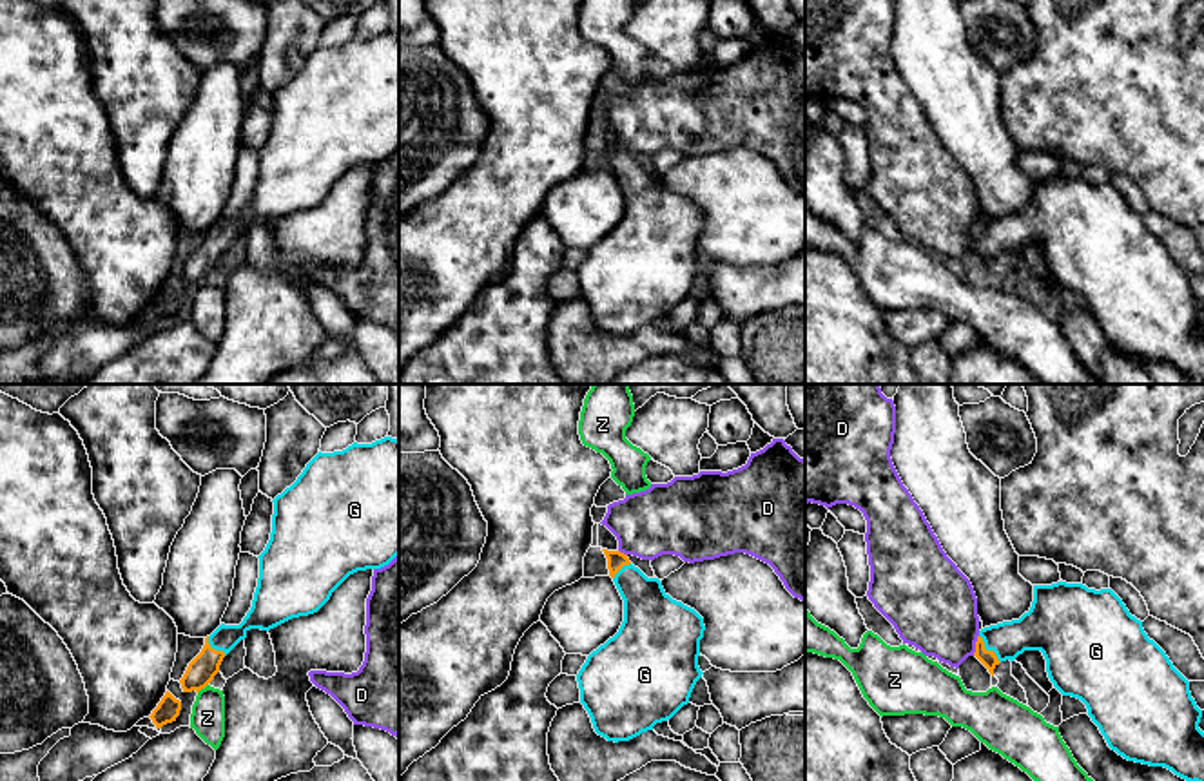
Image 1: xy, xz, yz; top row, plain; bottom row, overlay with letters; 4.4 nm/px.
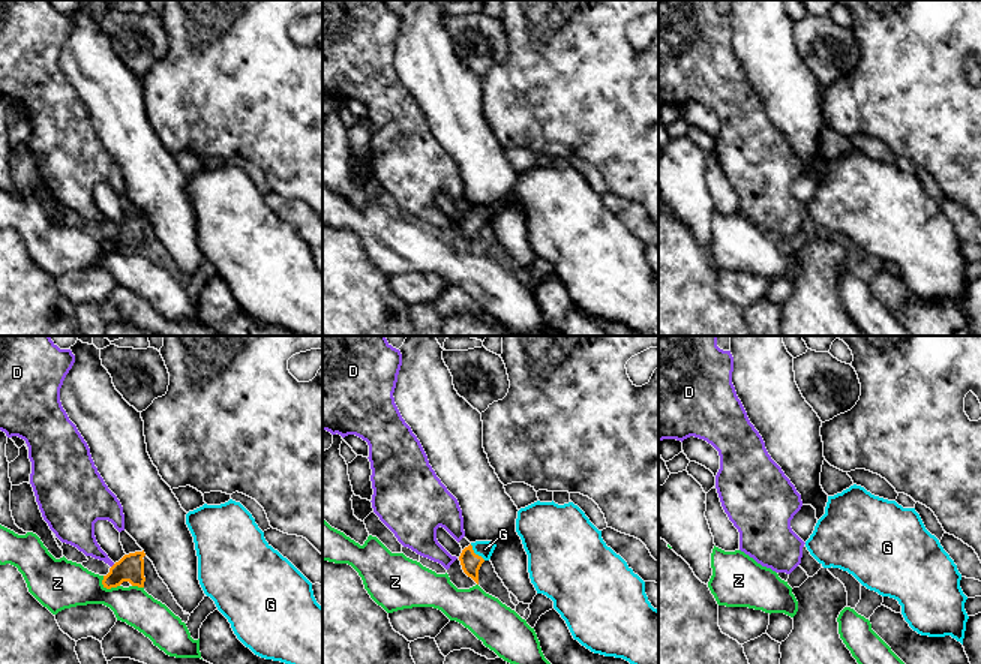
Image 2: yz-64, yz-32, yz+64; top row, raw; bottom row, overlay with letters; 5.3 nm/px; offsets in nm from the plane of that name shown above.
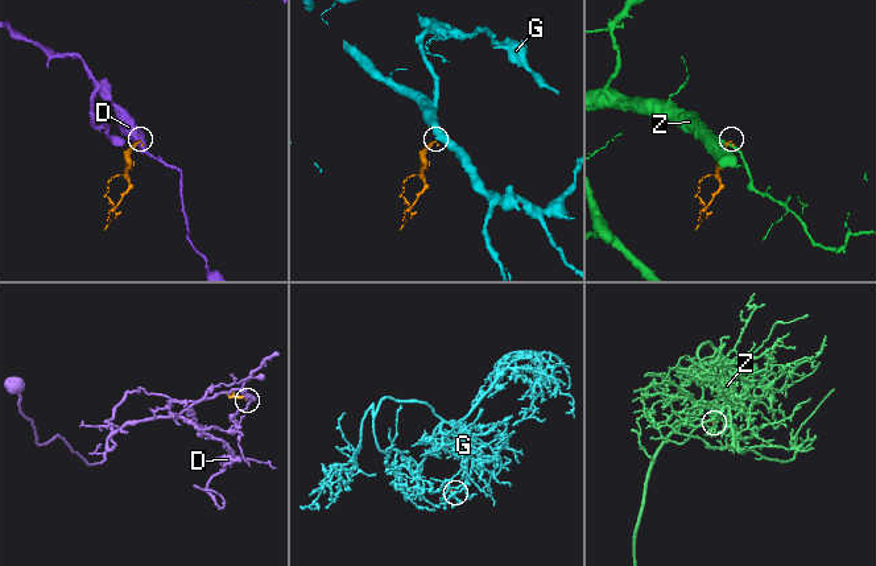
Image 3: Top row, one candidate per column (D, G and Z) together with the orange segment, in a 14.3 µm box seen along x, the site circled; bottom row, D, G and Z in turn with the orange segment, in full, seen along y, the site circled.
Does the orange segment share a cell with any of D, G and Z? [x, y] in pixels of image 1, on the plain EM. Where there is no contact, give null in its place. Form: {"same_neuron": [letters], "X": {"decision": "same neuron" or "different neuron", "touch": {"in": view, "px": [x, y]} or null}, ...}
{"same_neuron": ["G"], "D": {"decision": "different neuron", "touch": {"in": "yz", "px": [976, 240]}}, "G": {"decision": "same neuron", "touch": {"in": "yz", "px": [989, 245]}}, "Z": {"decision": "different neuron", "touch": {"in": "xy", "px": [202, 281]}}}

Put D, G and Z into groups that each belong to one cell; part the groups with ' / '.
D / G / Z

